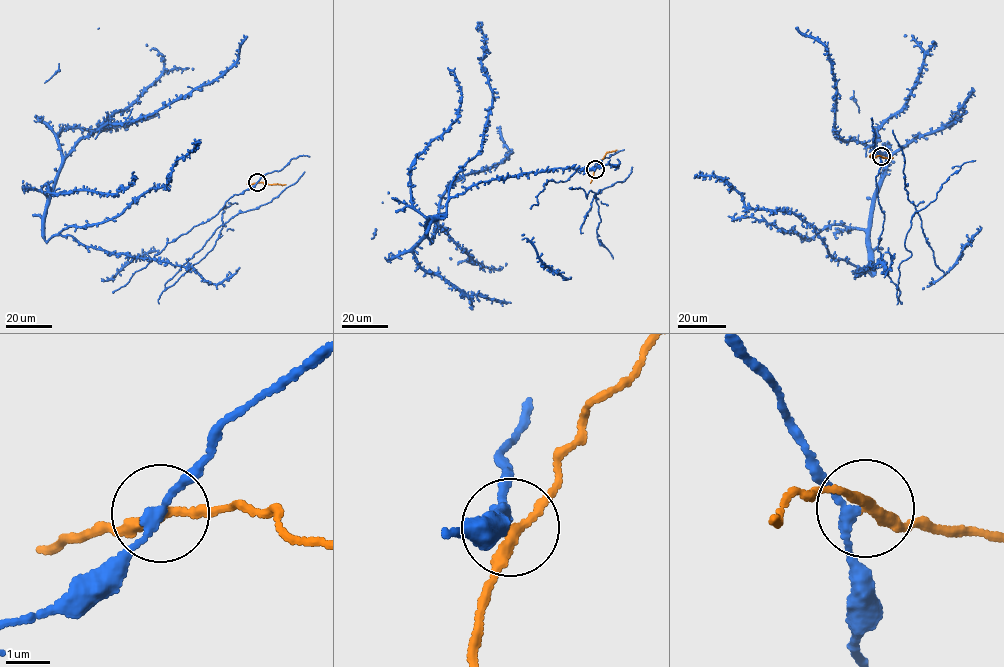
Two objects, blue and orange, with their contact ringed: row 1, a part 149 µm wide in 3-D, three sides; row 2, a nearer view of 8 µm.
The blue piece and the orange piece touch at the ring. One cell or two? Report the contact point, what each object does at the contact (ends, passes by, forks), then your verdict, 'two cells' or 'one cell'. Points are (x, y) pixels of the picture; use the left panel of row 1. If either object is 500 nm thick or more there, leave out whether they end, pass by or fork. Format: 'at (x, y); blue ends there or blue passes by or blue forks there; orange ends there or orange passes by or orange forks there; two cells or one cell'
at (257, 182); blue passes by; orange passes by; two cells

